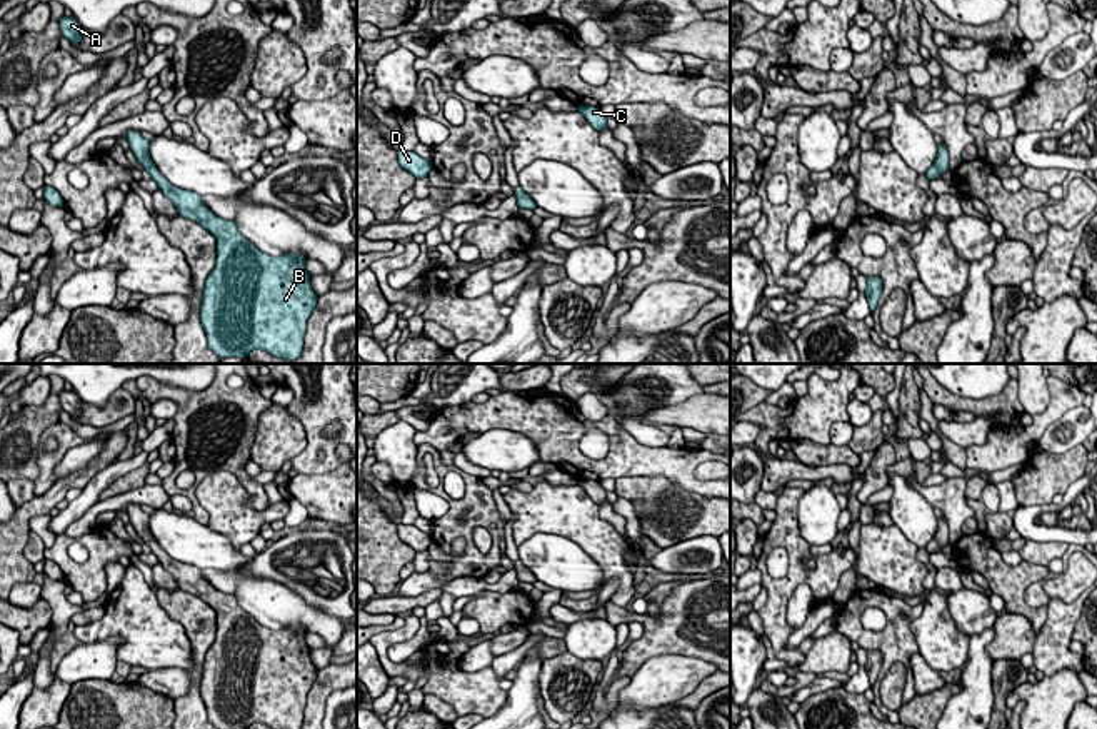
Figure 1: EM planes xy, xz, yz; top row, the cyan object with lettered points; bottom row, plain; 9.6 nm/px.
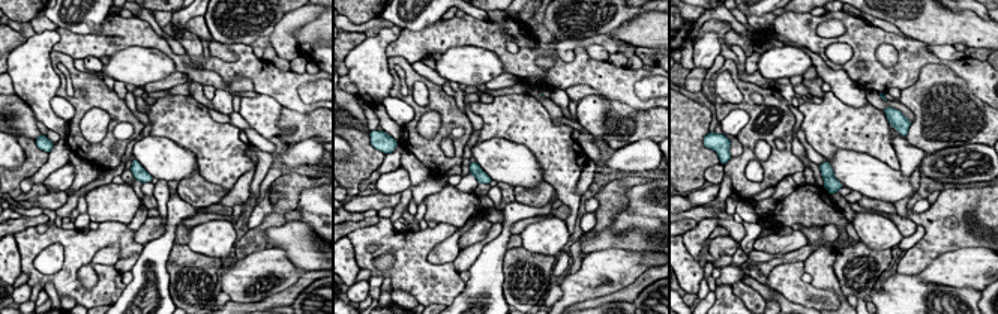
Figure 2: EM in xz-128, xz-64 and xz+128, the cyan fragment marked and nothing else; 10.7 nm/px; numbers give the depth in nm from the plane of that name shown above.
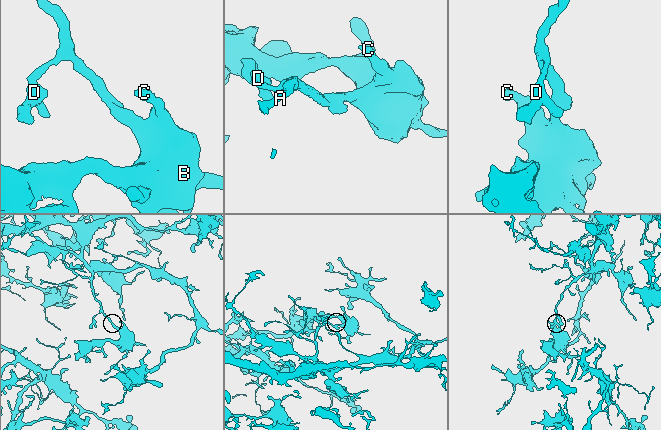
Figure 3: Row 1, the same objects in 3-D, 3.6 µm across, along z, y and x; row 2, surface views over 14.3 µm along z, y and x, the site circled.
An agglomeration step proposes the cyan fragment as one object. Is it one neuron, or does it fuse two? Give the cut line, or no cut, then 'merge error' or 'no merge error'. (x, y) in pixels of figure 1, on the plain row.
no cut | no merge error

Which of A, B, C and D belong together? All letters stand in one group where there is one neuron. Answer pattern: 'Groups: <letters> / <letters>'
Groups: A B C D

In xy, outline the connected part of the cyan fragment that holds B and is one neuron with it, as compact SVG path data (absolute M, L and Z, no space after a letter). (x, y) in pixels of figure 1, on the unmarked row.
M128 504L125 509L137 535L177 579L178 587L200 597L217 614L215 641L205 654L200 682L208 721L217 729L248 729L255 722L272 729L302 729L307 694L317 679L317 667L305 642L307 632L293 627L270 631L258 624L238 606L233 594L220 592L205 581L200 567L172 559L155 542L148 527L148 514L140 505Z

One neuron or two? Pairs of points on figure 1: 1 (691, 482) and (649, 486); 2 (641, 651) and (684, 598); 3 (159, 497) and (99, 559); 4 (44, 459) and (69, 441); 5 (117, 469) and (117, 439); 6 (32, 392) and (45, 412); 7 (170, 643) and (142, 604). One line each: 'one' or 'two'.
1: two
2: one
3: two
4: one
5: two
6: two
7: one

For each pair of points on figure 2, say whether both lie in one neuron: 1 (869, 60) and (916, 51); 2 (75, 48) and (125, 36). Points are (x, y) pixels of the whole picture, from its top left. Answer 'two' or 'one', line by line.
1: one
2: one

